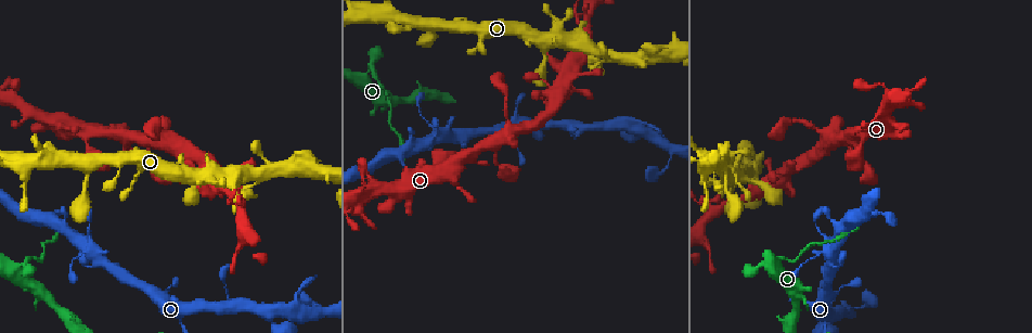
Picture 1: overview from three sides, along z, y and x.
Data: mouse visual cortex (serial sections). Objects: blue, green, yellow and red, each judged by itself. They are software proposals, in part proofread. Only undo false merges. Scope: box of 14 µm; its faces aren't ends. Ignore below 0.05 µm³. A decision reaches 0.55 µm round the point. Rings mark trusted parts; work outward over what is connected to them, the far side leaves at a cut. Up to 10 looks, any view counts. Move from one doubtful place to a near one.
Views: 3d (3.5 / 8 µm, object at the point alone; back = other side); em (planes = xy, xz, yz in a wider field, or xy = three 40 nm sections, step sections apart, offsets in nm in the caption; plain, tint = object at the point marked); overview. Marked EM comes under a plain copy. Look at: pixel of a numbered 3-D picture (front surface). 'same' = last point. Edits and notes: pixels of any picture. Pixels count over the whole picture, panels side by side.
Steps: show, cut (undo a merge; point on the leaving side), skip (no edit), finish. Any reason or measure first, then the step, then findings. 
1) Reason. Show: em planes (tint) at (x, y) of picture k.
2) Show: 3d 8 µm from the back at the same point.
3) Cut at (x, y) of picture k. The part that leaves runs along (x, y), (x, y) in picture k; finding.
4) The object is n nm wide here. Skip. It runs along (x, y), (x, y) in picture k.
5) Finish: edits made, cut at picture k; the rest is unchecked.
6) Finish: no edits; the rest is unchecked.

Show: 3d 3.5 µm at (361, 184) of picture 1.

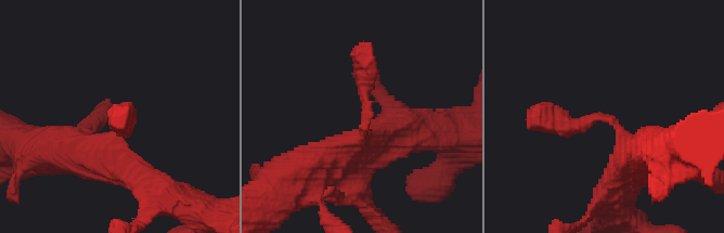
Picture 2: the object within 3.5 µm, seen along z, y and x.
Show: em xy step 2 (tint) at (367, 116) of picture 2.

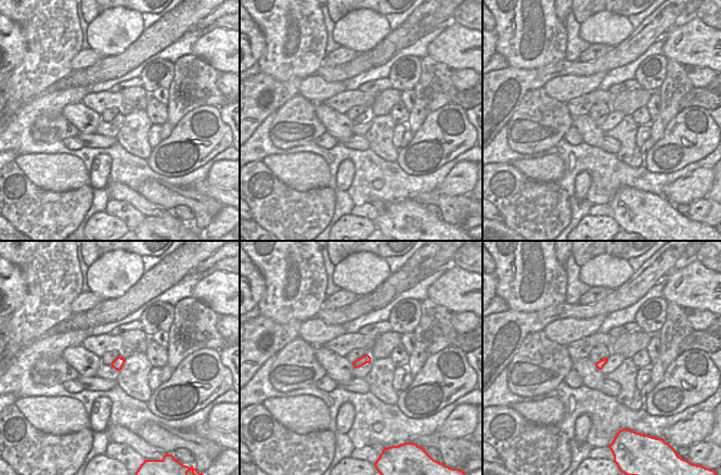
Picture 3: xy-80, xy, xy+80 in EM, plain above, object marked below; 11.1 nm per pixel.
Skip. It runs along (625, 168), (625, 141), (608, 118), (533, 121) in picture 2; all the same cell.

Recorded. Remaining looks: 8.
Thick turns thin. Show: 3d 8 µm at (368, 72) of picture 1.

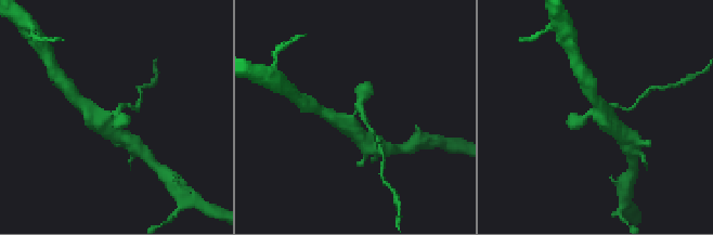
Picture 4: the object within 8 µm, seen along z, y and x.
Closer look. Show: 3d 3.5 µm at (113, 114) of picture 4.

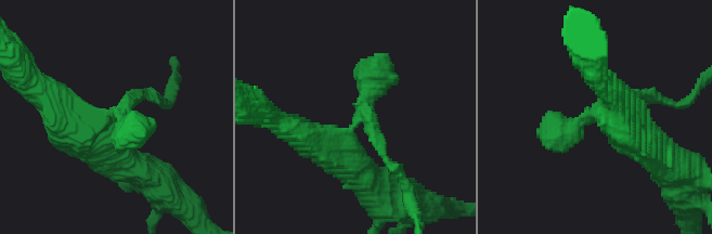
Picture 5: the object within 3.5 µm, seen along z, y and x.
Show: em xy step 1 (tint) at (114, 111) of picture 5.

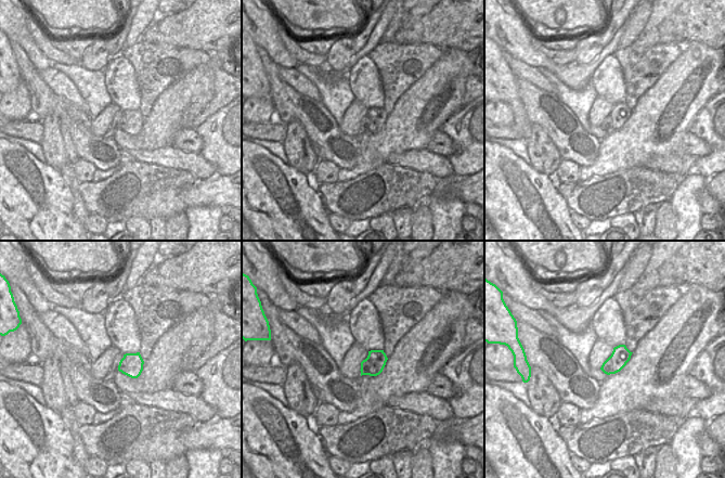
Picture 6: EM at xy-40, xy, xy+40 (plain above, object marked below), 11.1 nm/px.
The object is 240 nm wide here. Cut at (580, 130) of picture 5. The part that leaves runs along (354, 126), (387, 54) in picture 5; two cells meet here.

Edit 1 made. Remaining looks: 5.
Redraw. Show: overview.

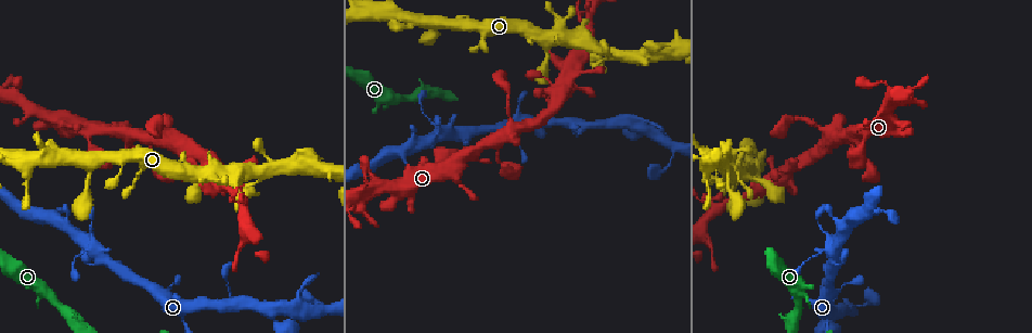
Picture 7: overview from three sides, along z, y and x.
Small branch off a trunk. Show: 3d 8 µm at (45, 150) of picture 7.

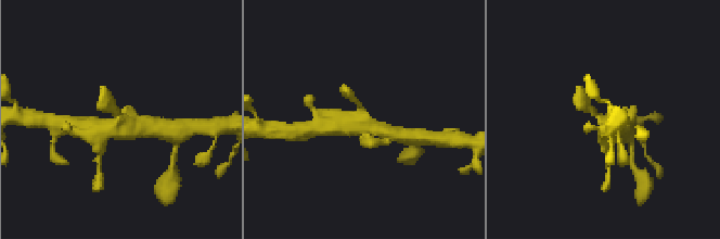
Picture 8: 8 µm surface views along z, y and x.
Need the tissue. Show: em xy step 5 (tint) at (119, 121) of picture 8.

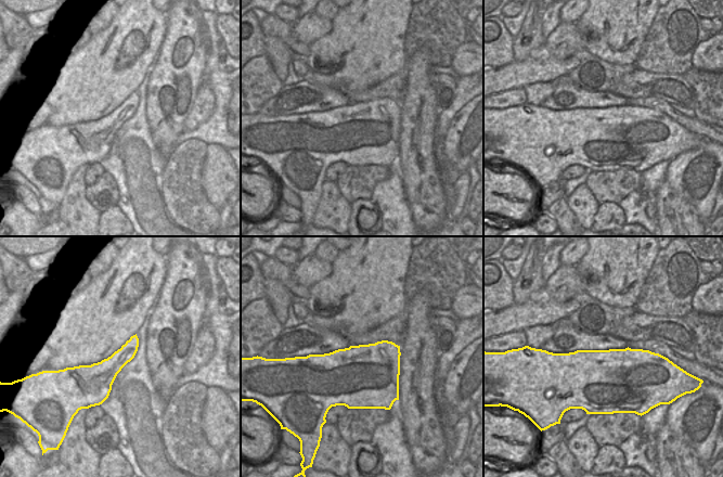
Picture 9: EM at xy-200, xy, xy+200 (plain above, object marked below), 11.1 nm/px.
Skip. It runs along (132, 128), (102, 131), (73, 125) in picture 8; continuous, no second cell.

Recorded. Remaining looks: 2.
Three arms meet. Show: 3d 8 µm at (245, 203) of picture 7.

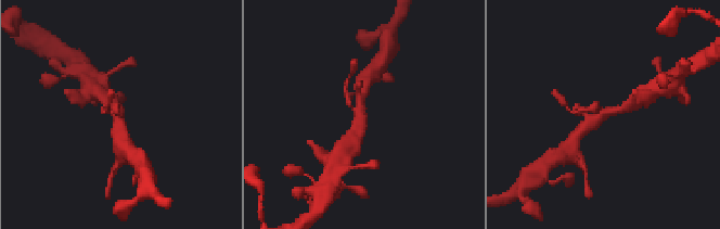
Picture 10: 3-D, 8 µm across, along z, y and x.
Show: 3d 3.5 µm at (359, 114) of picture 10.

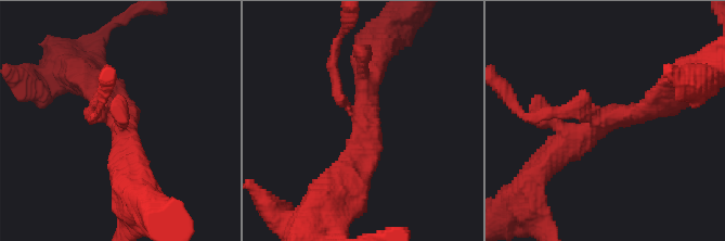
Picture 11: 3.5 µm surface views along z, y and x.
The arms are 200, 350, 400 nm wide. Skip. It runs along (665, 98), (573, 135), (548, 162) in picture 11; continuous, no second cell.

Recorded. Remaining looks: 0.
Finish: edits made, cut at picture 5; the rest is unchecked.

